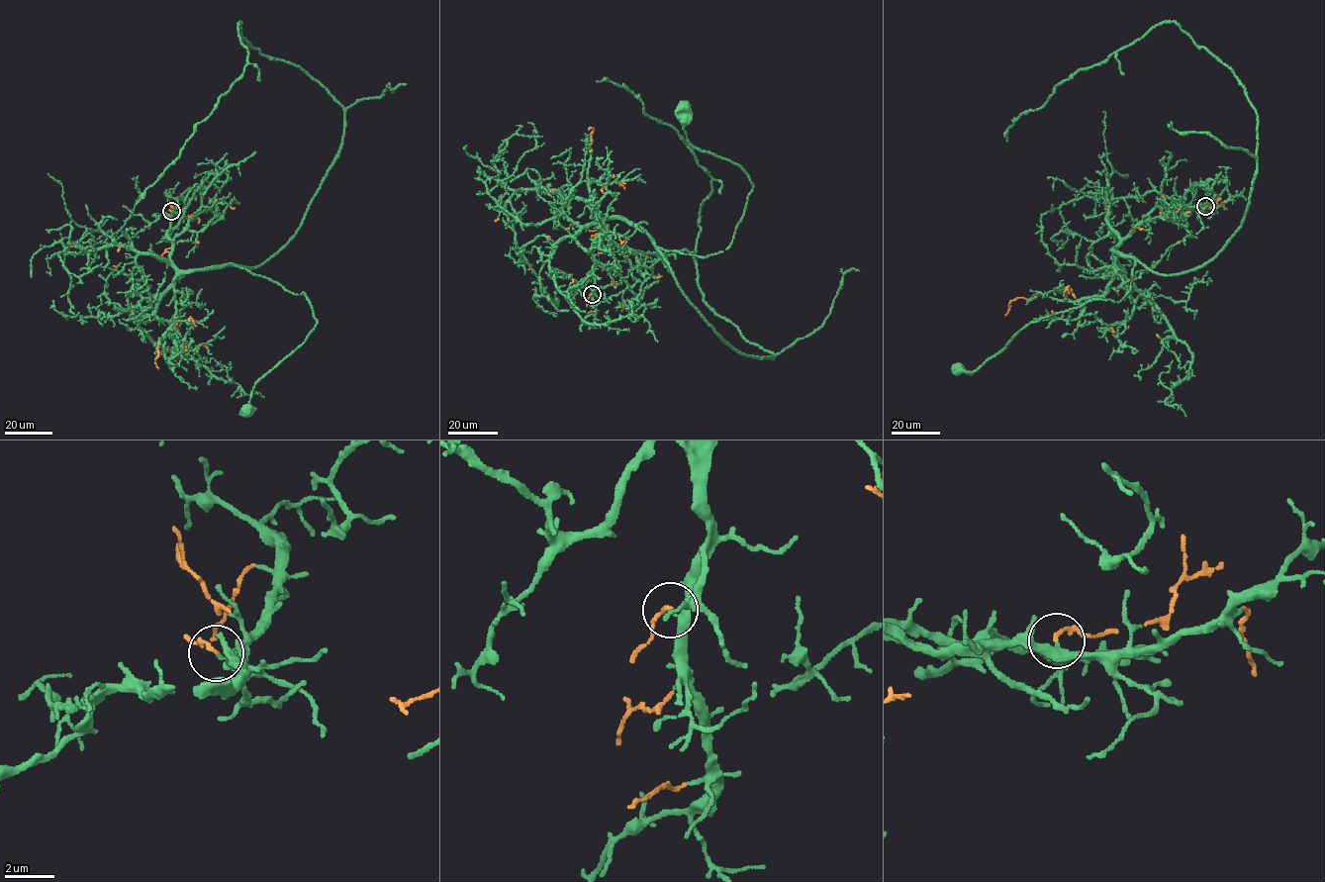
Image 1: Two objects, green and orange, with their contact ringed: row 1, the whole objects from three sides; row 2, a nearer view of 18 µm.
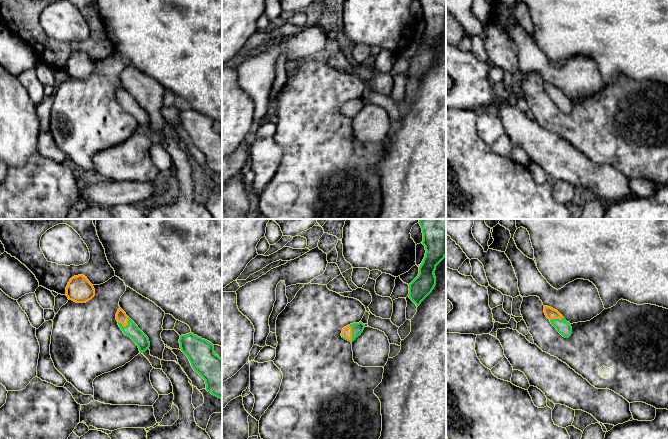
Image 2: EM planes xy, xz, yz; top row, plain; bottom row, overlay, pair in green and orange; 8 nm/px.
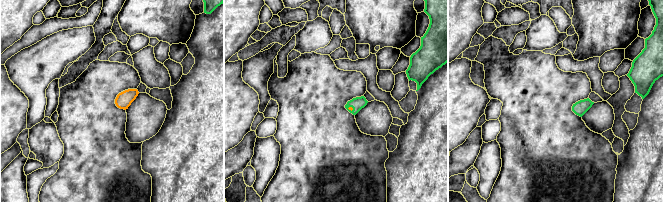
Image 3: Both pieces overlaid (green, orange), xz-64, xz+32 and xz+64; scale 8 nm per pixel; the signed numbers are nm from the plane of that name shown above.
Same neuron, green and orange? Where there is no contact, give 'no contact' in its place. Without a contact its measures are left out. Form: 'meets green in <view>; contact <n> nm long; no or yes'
meets green in xz; contact 140 nm long; no

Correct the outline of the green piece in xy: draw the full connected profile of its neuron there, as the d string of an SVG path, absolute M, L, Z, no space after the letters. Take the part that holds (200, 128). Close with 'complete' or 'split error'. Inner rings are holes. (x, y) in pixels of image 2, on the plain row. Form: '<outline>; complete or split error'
M193 109L181 111L179 119L194 147L205 156L206 166L222 175L222 135L215 130L214 121Z; complete

